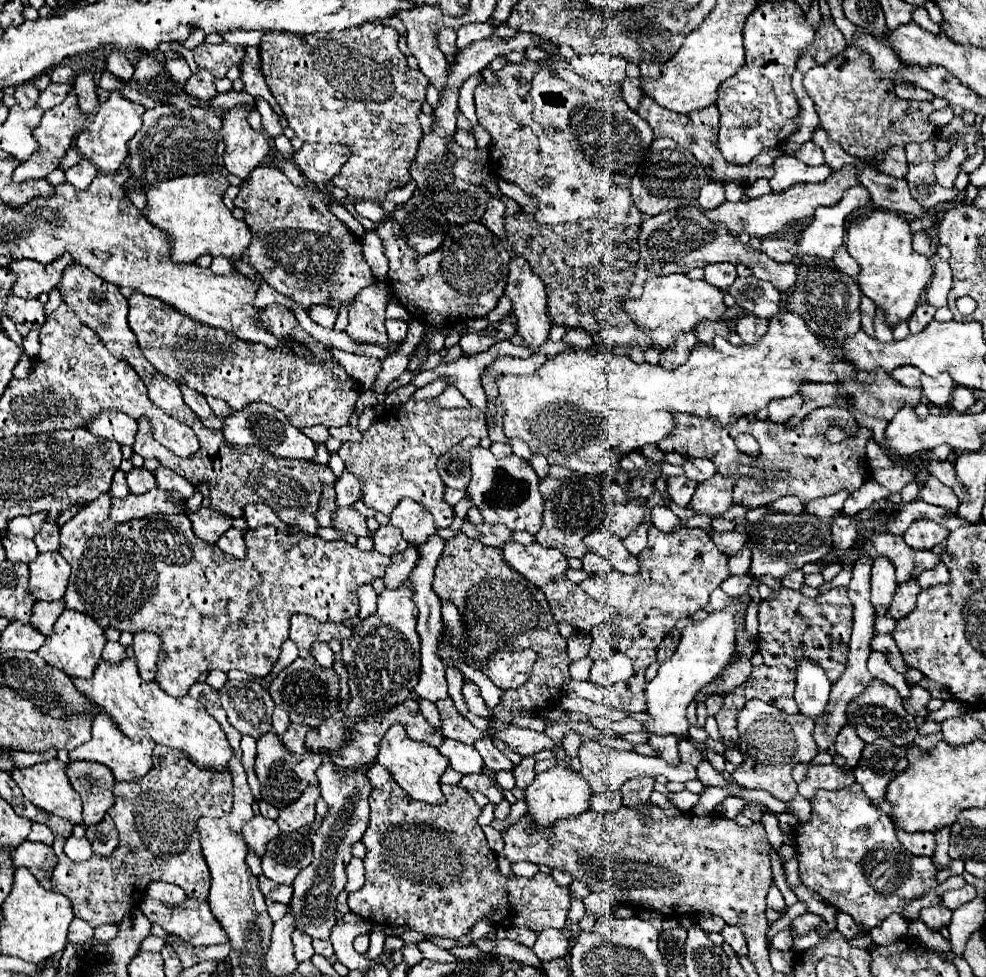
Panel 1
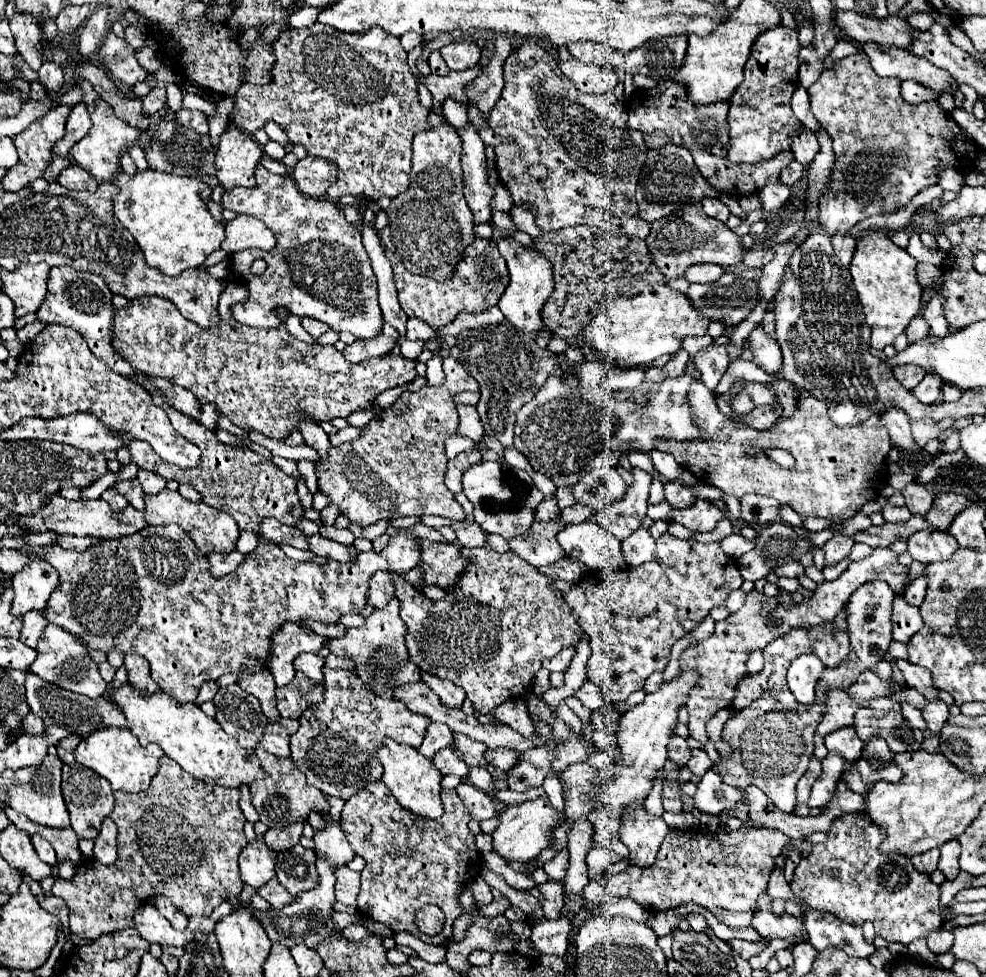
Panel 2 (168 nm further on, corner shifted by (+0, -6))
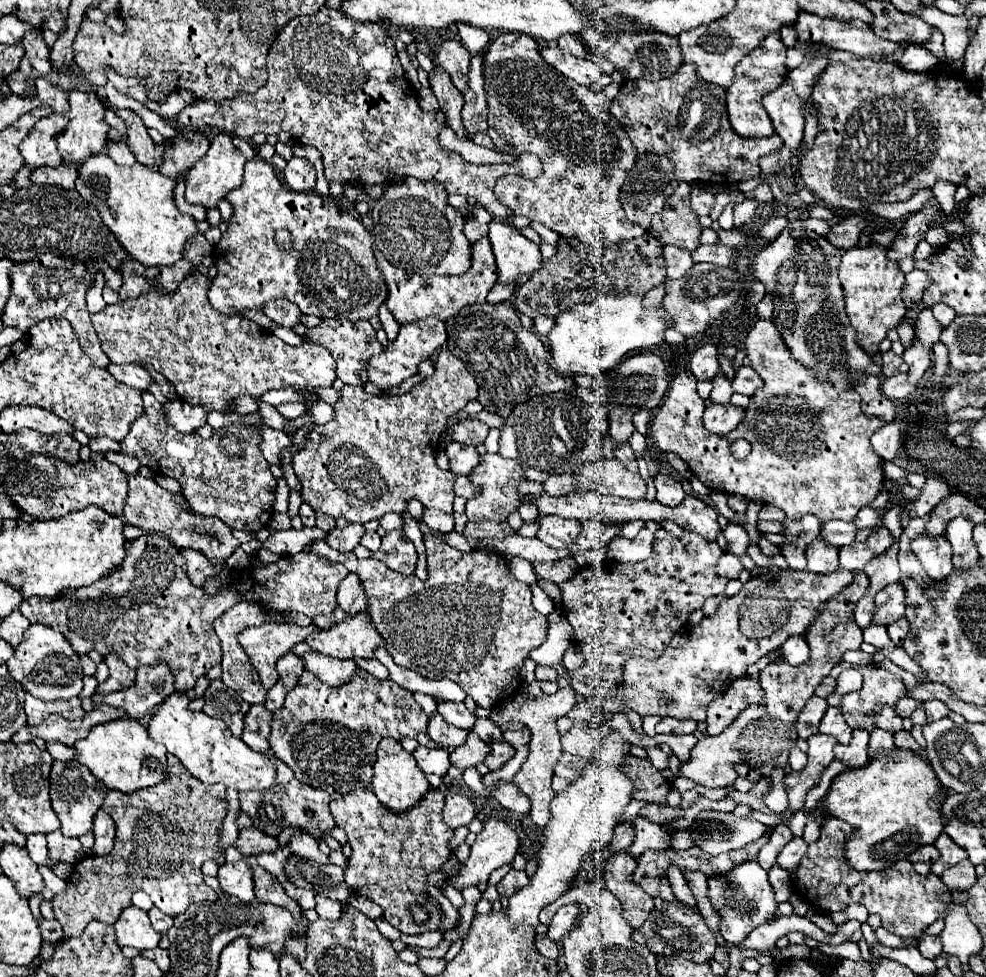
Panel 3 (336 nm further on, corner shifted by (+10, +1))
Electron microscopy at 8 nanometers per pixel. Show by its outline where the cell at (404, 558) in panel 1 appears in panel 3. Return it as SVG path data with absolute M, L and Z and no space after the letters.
M348 573L344 581L338 587L338 605L346 611L346 615L354 615L368 605L368 597L364 593L362 581L356 577L356 573Z

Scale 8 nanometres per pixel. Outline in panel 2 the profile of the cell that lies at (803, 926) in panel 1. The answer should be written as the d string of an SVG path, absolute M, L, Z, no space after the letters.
M762 892L758 900L758 910L756 916L752 918L752 928L762 936L762 938L790 938L794 942L802 942L802 922L792 916L776 916L772 914L772 904L768 902L768 894Z

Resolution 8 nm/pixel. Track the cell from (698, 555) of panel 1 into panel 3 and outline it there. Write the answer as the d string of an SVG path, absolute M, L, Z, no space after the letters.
M664 529L654 537L654 551L646 561L640 563L606 563L602 567L582 567L570 581L560 583L562 603L566 619L574 629L574 645L584 657L584 665L572 675L598 689L614 691L622 685L624 665L632 657L658 659L662 649L670 643L670 637L686 623L688 615L702 607L708 597L722 595L728 583L726 577L716 573L716 563L724 555L716 541L708 541L696 533L684 533L680 539L674 539Z

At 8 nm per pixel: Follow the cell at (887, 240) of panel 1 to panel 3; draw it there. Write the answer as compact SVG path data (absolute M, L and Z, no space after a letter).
M878 243L866 247L852 247L844 251L838 269L840 283L844 287L844 297L846 297L846 313L852 321L852 327L856 327L858 345L868 355L878 353L878 345L886 337L888 329L898 327L906 315L906 305L900 295L904 285L904 273L896 261L890 261L886 257L886 253L888 249Z

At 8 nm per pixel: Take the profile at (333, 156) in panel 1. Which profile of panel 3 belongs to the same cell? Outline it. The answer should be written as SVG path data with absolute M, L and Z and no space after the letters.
M292 157L284 169L284 181L294 191L312 191L316 185L316 169L308 159Z

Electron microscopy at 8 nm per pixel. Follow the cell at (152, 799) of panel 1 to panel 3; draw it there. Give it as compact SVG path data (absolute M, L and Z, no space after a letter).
M168 755L168 777L166 777L166 779L162 779L162 781L160 781L158 785L154 785L154 787L138 789L138 791L128 793L128 795L118 793L118 791L108 791L108 795L106 795L106 799L104 799L104 803L102 803L102 809L114 819L114 825L116 825L114 849L112 849L110 855L106 855L106 857L102 857L102 859L90 859L90 857L80 859L80 861L74 865L74 871L72 871L72 875L70 875L68 881L66 881L66 891L54 895L54 915L56 915L56 919L58 919L58 921L62 923L62 927L64 927L64 937L78 937L78 935L82 933L82 929L84 929L90 921L94 921L94 919L104 921L104 923L116 923L118 917L120 917L120 911L122 911L124 907L130 907L130 905L132 905L132 895L134 895L134 891L138 891L138 889L146 891L146 893L152 897L152 903L154 903L162 913L172 915L172 917L184 913L184 909L186 909L190 903L196 903L196 901L214 901L214 899L216 899L216 893L204 883L204 875L202 875L202 869L200 869L200 867L202 867L202 863L204 863L206 859L216 859L218 855L224 853L224 849L220 847L220 829L222 829L222 823L224 823L224 817L226 817L226 809L228 809L228 805L226 805L226 787L224 787L224 785L206 785L206 783L198 781L194 775L190 775L190 773L182 767L182 763L180 763L178 759L174 759L172 755Z

